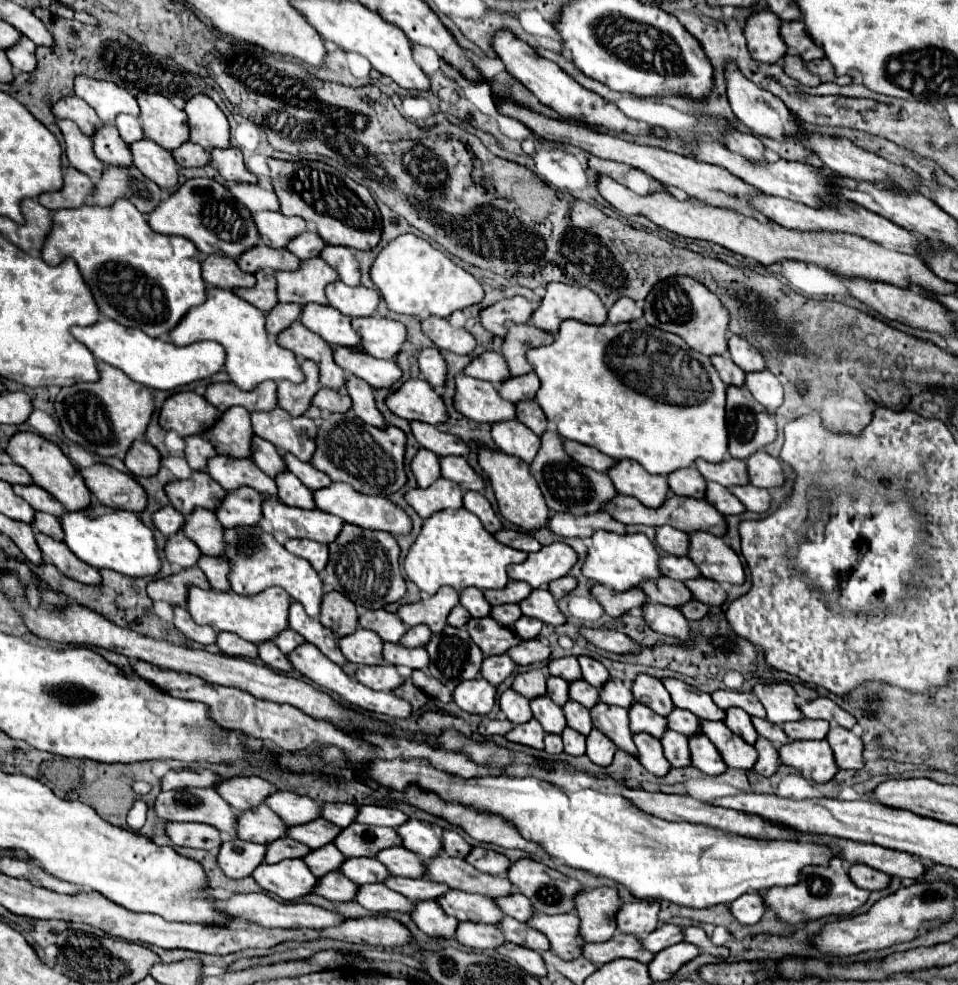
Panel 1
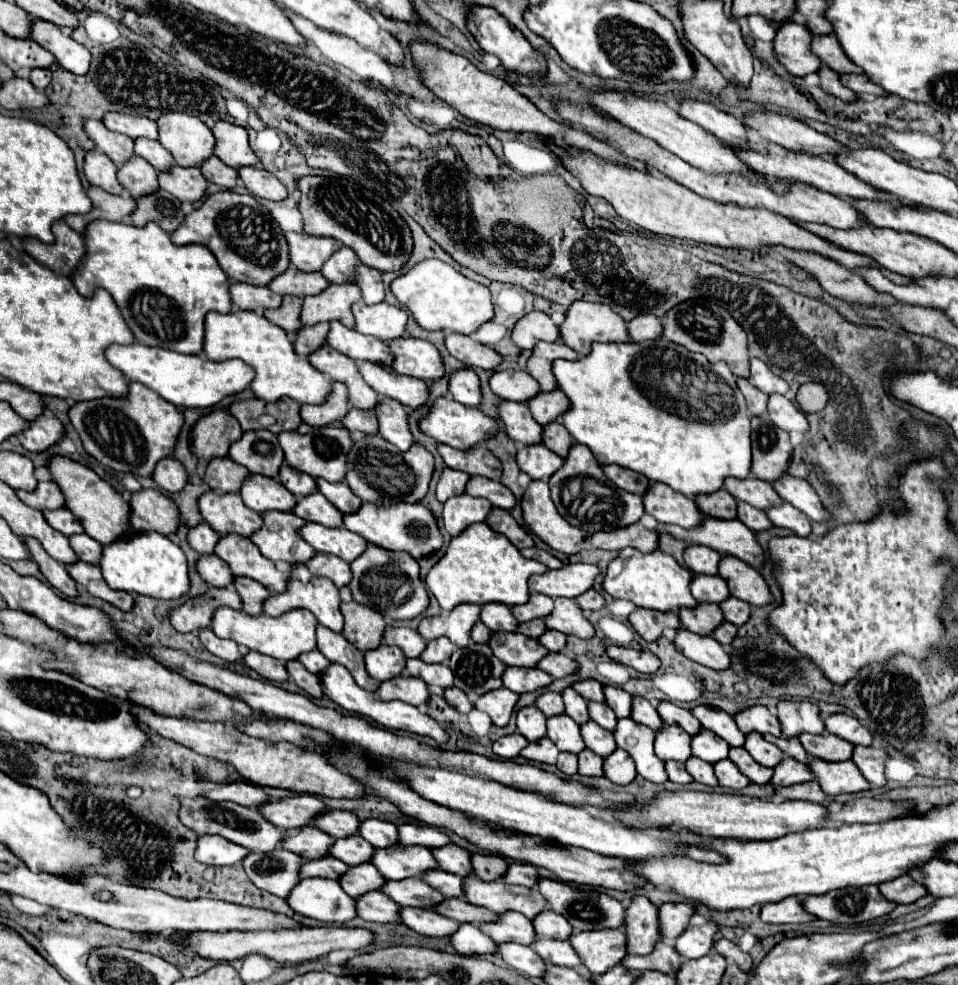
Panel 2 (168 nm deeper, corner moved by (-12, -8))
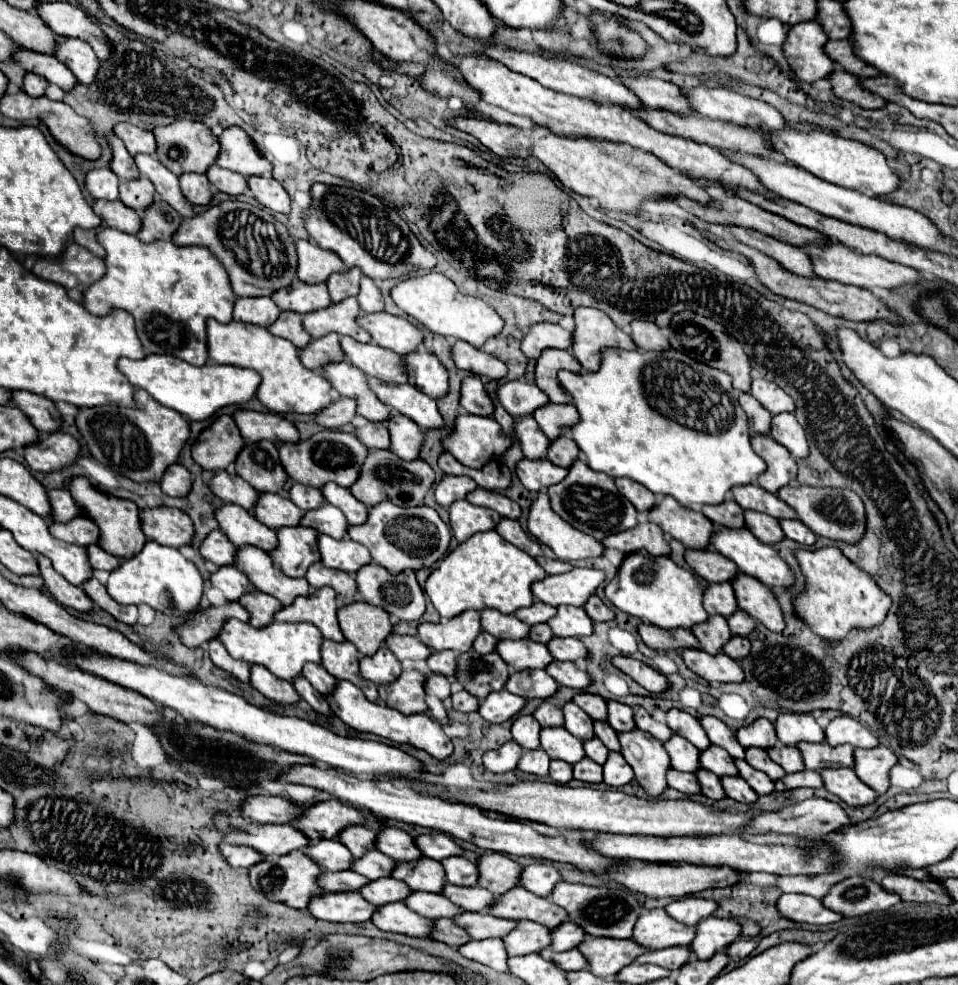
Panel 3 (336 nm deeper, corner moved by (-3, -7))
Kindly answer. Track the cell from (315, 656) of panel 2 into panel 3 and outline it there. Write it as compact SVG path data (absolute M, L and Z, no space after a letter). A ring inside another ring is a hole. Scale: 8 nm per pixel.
M305 664L303 668L303 676L313 684L313 688L319 692L319 694L331 694L333 688L335 688L335 678L323 668L323 666L317 666L317 664Z

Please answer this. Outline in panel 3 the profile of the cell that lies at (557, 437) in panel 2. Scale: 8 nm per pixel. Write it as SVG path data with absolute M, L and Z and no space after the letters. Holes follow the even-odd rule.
M561 436L559 440L555 440L555 442L549 446L547 458L549 458L553 464L557 464L557 466L567 468L569 464L573 464L573 460L579 458L579 448L577 448L577 444L573 444L573 438Z

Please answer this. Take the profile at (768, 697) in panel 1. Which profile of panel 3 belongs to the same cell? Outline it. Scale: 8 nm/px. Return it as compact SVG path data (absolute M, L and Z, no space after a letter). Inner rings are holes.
M783 712L775 722L777 738L783 746L797 746L799 742L823 742L825 732L811 714Z

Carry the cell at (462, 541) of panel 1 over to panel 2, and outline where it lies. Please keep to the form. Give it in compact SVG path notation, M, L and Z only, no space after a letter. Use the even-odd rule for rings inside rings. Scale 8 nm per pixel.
M474 523L450 539L442 559L426 575L426 587L444 611L454 609L458 603L484 605L496 601L510 607L528 601L528 577L546 569L546 565L522 557L502 533L494 533L486 523Z

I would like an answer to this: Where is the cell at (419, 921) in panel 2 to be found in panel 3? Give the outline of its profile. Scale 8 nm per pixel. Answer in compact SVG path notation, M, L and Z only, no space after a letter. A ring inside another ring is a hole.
M447 918L437 920L437 924L433 928L433 938L449 944L453 948L459 948L461 944L467 944L471 940L471 936L461 926L457 926L453 920L447 920Z

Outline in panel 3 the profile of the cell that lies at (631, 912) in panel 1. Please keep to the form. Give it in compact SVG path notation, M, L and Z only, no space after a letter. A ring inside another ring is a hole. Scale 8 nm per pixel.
M687 896L687 898L681 898L681 900L673 900L665 910L677 922L683 922L687 926L695 926L703 918L713 916L713 912L717 910L717 902L695 898L695 896Z

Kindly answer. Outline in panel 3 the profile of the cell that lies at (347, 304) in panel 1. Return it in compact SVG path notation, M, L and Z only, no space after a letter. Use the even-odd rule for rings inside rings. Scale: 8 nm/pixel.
M377 312L377 314L361 314L359 324L373 336L373 342L381 348L393 350L401 356L407 356L417 350L417 346L425 340L421 330L407 322L405 318Z

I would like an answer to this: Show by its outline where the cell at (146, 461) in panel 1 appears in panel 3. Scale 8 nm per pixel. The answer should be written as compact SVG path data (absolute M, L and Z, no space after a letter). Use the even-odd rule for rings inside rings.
M173 464L171 468L167 468L161 480L161 488L167 496L187 496L191 486L193 486L193 476L181 464Z

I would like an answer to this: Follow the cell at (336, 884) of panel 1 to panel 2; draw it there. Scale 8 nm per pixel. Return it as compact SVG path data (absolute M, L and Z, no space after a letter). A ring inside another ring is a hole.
M366 893L366 897L356 897L358 901L358 917L364 921L378 923L398 923L398 905L386 897L384 893Z

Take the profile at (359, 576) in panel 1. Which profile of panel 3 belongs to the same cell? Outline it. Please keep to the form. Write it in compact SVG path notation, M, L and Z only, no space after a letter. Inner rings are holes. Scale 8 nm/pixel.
M367 564L355 574L355 580L357 580L359 594L363 596L365 602L385 608L397 620L419 620L425 612L425 594L417 582L413 570L407 570L401 574L389 574L385 568L381 568L377 564Z

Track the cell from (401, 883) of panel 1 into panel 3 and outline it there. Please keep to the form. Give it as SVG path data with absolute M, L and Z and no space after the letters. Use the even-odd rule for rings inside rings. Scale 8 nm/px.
M461 912L453 920L461 928L465 928L473 940L503 938L517 926L513 920L503 920L503 918L485 914L485 912Z

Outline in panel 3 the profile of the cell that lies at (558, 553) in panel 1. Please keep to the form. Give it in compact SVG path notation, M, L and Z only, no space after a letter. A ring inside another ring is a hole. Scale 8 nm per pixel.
M573 568L567 574L547 576L541 582L535 582L531 586L533 596L549 606L585 606L589 596L597 592L597 588L605 582L603 570L591 570L591 568Z

